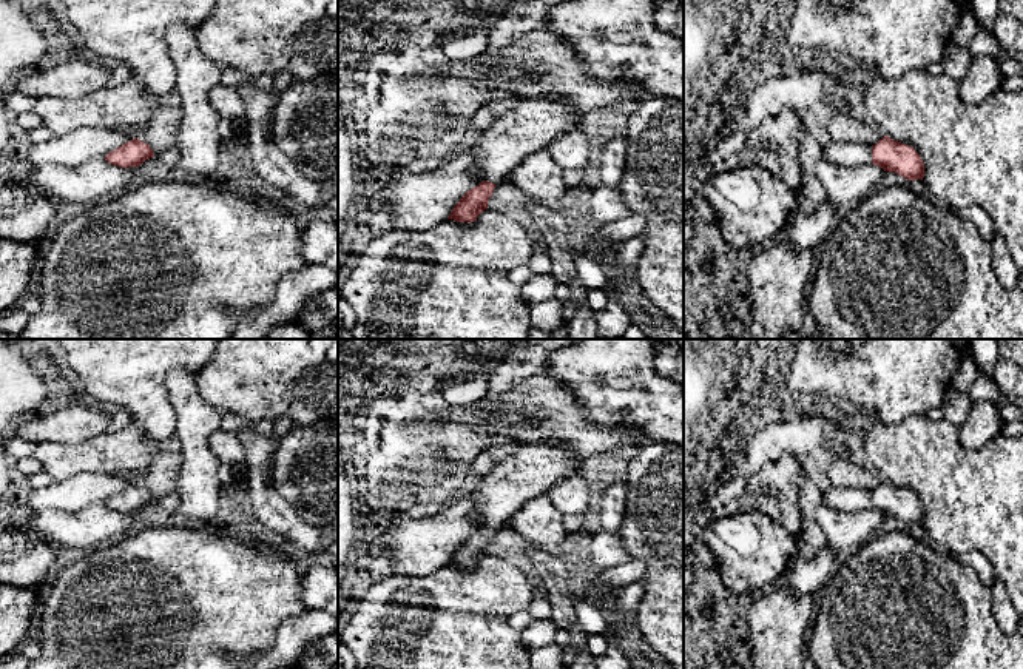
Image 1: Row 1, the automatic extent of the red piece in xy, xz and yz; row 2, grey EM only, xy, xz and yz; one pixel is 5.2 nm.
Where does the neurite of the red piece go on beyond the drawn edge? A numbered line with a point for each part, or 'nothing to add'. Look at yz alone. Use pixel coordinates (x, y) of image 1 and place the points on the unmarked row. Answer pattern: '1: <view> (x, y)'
1: yz (849, 500)

